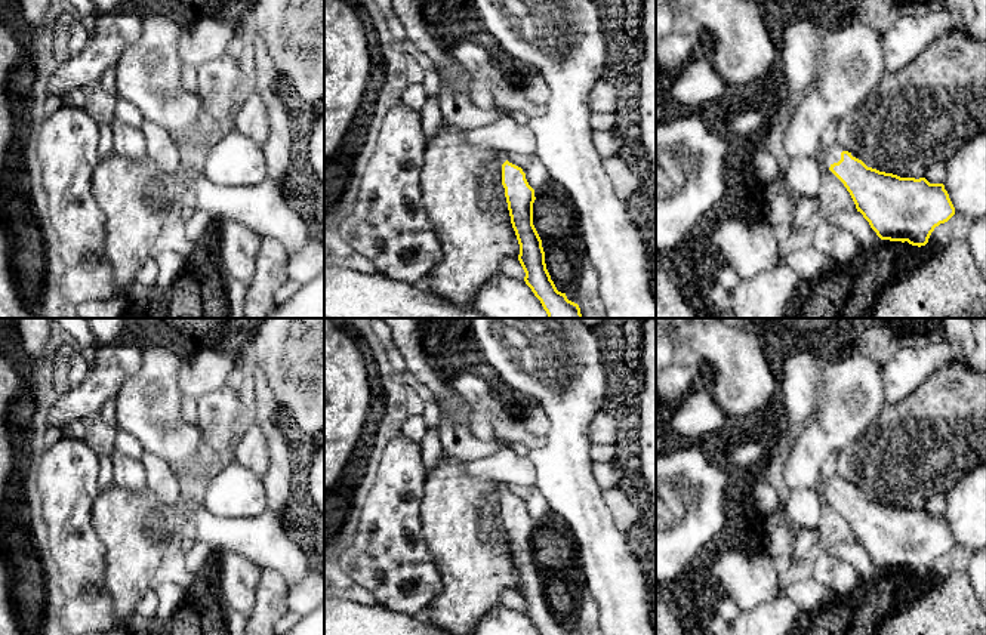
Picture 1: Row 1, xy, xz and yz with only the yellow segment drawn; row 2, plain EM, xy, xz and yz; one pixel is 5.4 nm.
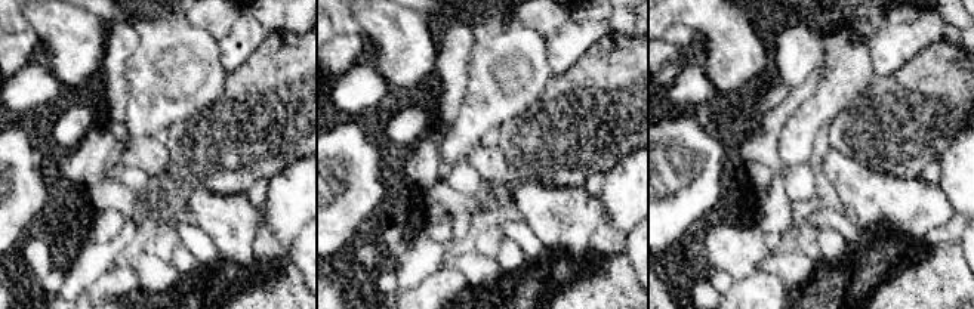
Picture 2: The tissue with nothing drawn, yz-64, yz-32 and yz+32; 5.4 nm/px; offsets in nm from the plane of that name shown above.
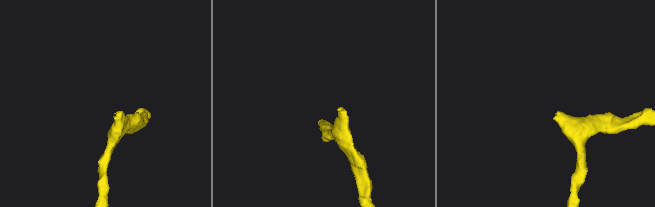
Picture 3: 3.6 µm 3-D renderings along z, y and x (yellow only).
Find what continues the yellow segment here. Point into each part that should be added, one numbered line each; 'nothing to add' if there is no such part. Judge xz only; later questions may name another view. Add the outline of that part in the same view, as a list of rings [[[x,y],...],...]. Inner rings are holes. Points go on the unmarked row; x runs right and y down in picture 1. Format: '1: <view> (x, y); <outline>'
nothing to add

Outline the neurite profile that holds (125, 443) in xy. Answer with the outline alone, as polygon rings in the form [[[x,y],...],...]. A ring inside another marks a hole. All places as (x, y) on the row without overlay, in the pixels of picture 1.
[[[123,429],[117,431],[114,450],[115,453],[129,456],[132,459],[141,459],[144,454],[141,443],[132,434]]]

